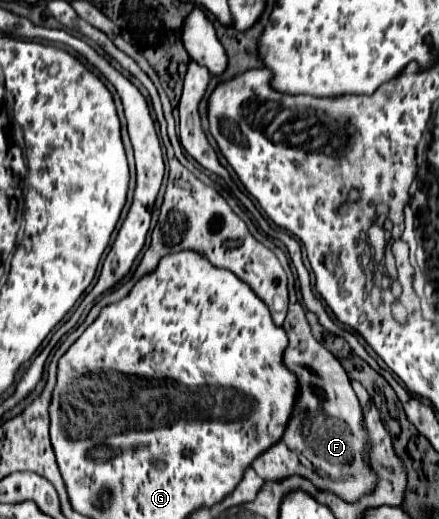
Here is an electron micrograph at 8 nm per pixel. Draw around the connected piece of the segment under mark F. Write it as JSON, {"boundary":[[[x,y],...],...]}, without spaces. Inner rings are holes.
{"boundary":[[[293,287],[285,331],[289,337],[285,365],[289,365],[289,369],[293,369],[301,381],[297,413],[293,415],[293,421],[289,421],[289,429],[285,431],[283,441],[273,445],[265,457],[259,457],[253,463],[253,469],[265,481],[281,481],[293,475],[301,475],[309,479],[319,491],[335,493],[347,503],[357,503],[363,495],[373,493],[377,487],[377,475],[365,459],[369,443],[361,403],[341,363],[313,337]]]}

